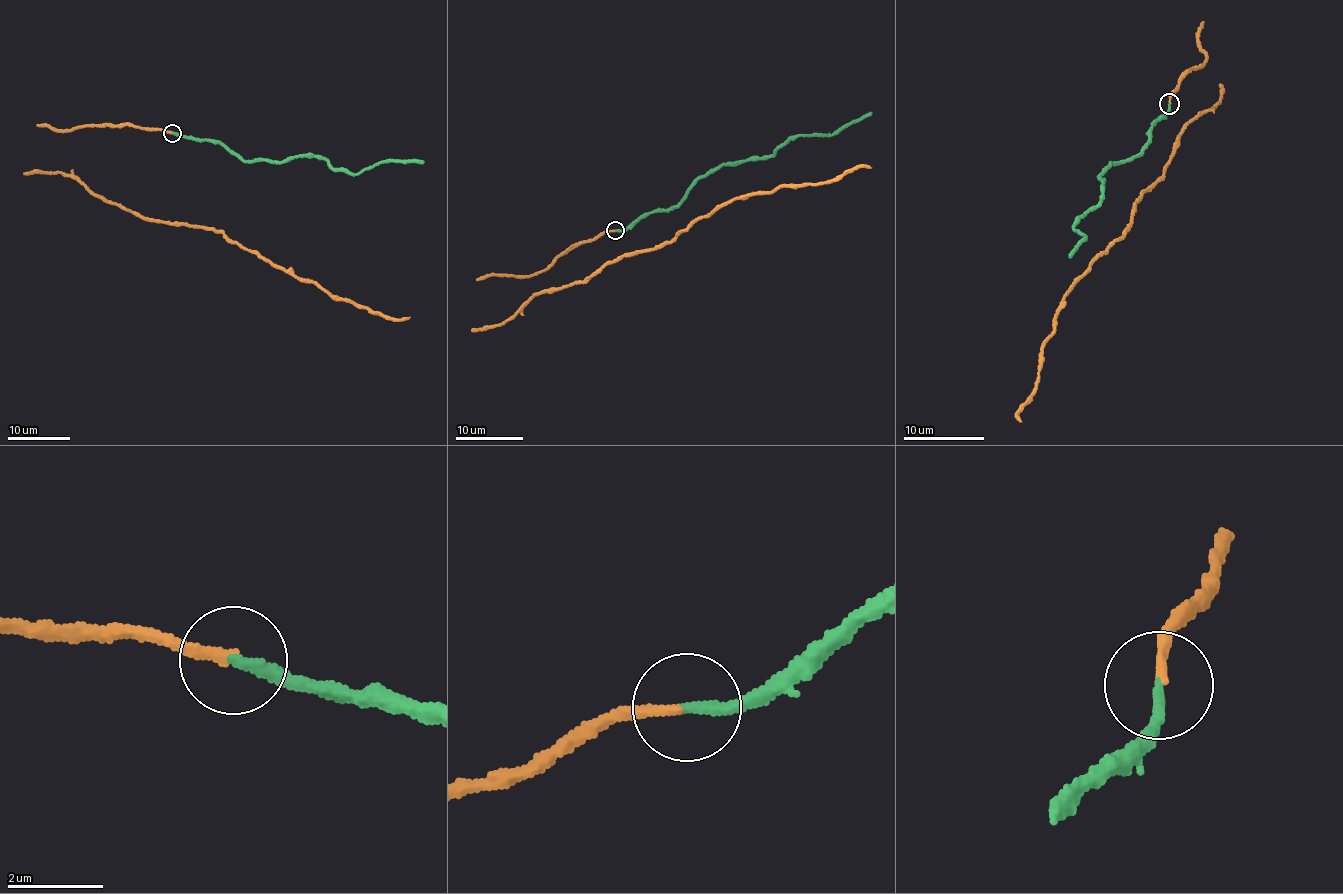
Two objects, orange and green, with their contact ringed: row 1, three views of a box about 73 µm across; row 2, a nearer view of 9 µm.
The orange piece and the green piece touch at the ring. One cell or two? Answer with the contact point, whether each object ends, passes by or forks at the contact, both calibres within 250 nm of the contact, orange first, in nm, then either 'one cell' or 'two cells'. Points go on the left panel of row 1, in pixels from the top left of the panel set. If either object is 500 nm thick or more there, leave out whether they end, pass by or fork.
place (172, 133); orange ends; green ends; calibres 200 and 240 nm; one cell

